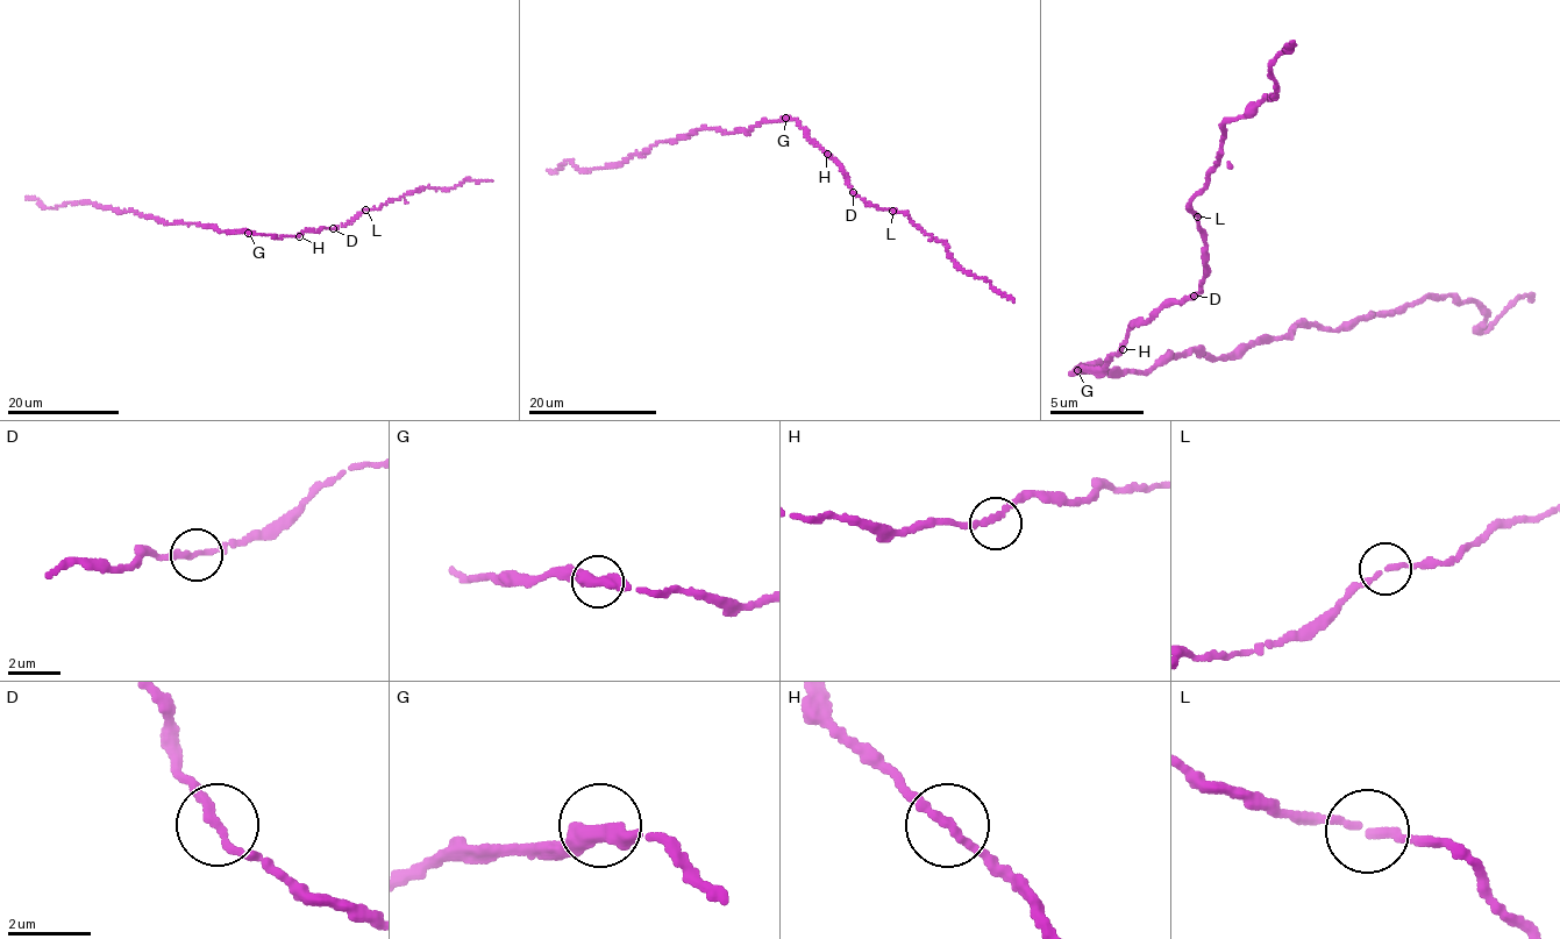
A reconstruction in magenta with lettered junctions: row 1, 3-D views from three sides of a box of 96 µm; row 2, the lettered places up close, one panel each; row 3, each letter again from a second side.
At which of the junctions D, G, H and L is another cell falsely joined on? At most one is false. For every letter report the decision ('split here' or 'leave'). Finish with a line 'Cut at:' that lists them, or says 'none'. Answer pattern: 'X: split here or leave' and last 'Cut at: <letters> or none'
D: leave
G: leave
H: leave
L: leave
Cut at: none

